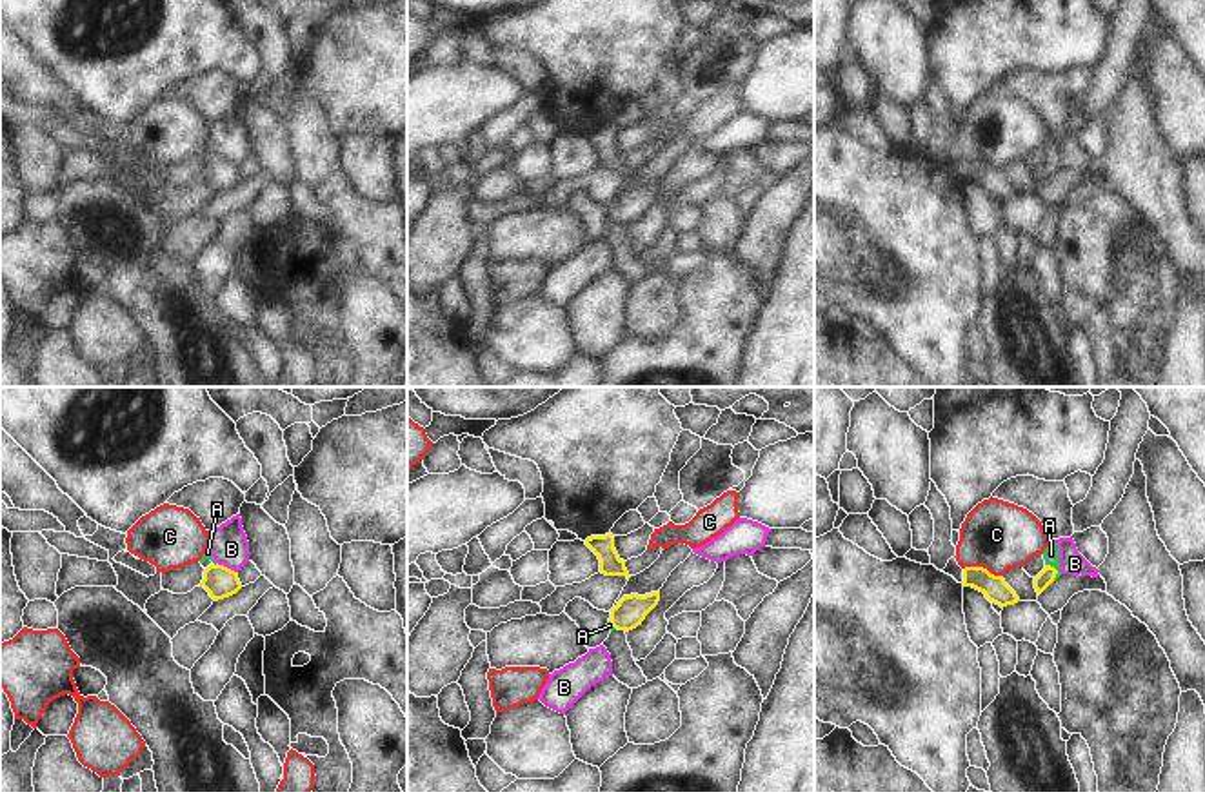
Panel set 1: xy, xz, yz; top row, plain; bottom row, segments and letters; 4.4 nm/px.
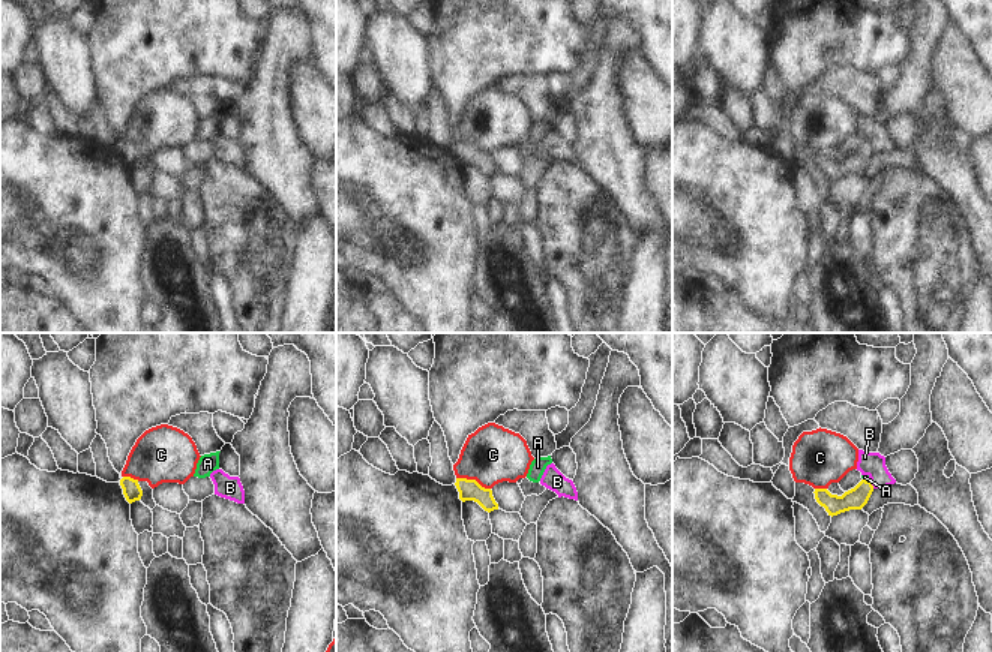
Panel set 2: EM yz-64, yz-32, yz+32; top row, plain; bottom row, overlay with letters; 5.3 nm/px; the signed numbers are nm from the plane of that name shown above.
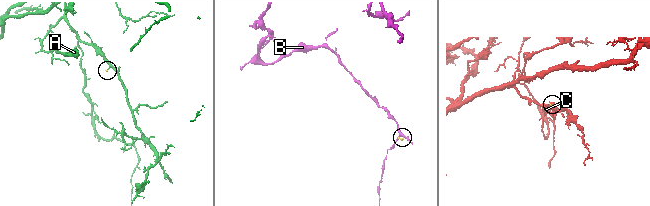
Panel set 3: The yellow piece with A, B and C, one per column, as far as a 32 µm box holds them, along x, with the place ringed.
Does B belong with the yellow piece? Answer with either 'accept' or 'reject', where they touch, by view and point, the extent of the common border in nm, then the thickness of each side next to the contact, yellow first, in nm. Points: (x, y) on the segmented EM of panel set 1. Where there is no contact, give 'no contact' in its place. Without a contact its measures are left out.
reject; contact xy (226, 567); length 110 nm; calibres 140 and 170 nm

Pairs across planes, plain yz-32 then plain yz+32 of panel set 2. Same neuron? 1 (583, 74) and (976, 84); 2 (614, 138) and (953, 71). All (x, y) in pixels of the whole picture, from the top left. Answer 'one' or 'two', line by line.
1: two
2: two

